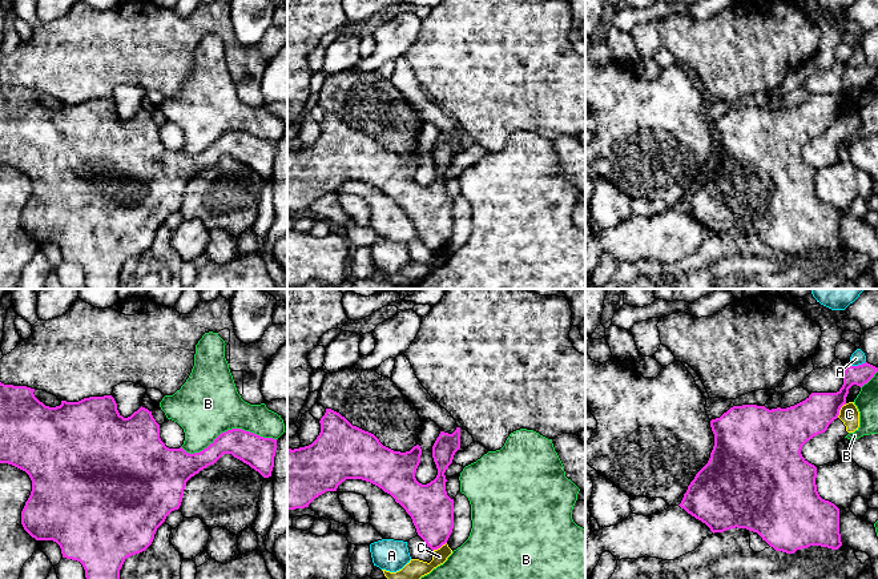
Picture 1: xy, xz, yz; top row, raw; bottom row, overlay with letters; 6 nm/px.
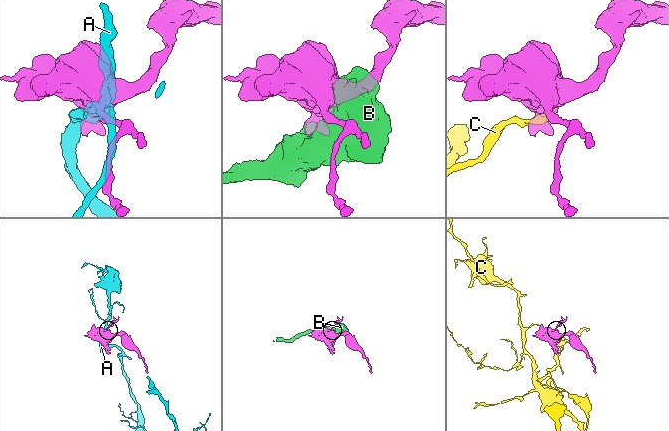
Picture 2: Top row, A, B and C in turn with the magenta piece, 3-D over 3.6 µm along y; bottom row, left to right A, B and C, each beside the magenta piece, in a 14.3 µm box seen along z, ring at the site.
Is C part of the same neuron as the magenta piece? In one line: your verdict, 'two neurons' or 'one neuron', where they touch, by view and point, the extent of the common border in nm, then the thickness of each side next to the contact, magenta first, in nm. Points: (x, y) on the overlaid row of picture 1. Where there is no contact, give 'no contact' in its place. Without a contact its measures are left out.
two neurons | yz (840, 409) | 110 nm | 220/120 nm

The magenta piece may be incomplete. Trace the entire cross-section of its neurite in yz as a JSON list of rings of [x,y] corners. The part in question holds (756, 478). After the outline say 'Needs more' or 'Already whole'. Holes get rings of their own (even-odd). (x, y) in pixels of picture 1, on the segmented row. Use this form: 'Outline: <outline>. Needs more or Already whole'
Outline: [[[865,362],[858,366],[847,365],[843,373],[843,385],[837,393],[811,393],[805,401],[786,409],[766,409],[757,405],[733,406],[720,418],[710,421],[714,434],[714,446],[708,463],[696,474],[678,504],[688,514],[705,523],[710,531],[724,532],[730,528],[746,528],[757,532],[776,551],[794,554],[810,546],[838,550],[842,546],[839,534],[839,508],[819,496],[815,478],[817,467],[801,454],[802,446],[813,437],[827,430],[846,405],[849,389],[853,385],[862,387],[878,367]]]. Already whole

